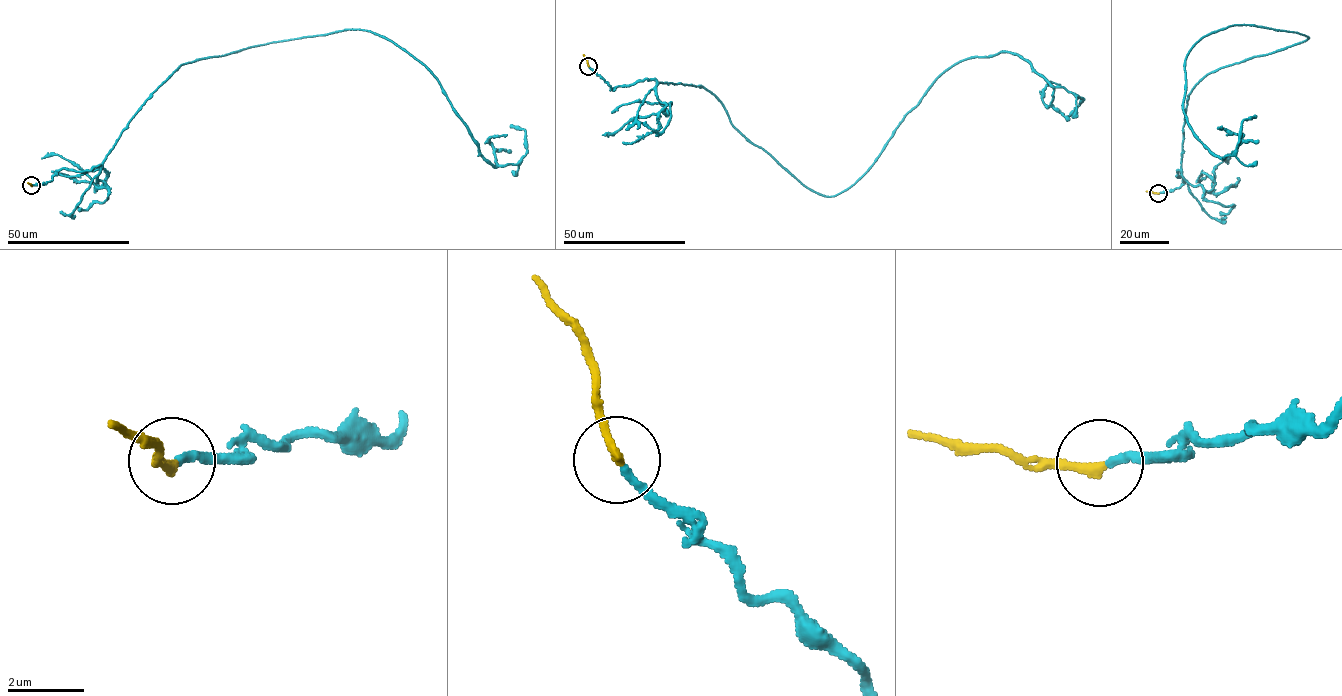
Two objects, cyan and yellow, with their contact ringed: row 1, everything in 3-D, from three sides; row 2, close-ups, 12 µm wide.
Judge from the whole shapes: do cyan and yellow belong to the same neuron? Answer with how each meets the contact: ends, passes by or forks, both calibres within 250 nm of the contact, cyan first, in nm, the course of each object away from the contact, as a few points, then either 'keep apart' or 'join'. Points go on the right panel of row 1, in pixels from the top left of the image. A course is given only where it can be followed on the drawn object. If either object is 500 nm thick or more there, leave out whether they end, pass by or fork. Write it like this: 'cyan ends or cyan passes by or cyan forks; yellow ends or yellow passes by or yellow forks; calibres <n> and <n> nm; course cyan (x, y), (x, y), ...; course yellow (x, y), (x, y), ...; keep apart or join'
cyan ends; yellow ends; calibres 200 and 240 nm; course cyan (1158, 193), (1183, 183), (1195, 85), (1309, 37), (1203, 36), (1194, 135), (1231, 155), (1256, 115); course yellow (1158, 193), (1146, 191); join

